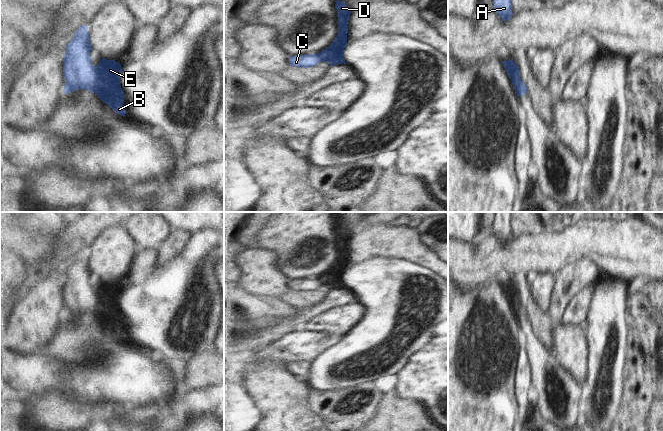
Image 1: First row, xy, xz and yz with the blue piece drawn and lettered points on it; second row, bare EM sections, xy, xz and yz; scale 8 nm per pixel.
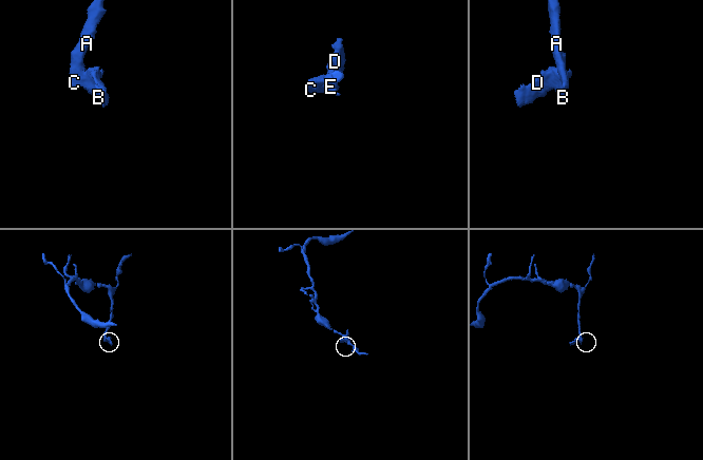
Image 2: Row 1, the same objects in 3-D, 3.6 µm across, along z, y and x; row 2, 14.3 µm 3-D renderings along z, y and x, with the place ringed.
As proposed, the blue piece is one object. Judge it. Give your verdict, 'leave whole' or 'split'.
split

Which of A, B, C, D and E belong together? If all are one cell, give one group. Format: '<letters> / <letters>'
A C / B D E

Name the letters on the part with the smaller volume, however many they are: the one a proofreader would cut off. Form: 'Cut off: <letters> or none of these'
Cut off: B, D, E

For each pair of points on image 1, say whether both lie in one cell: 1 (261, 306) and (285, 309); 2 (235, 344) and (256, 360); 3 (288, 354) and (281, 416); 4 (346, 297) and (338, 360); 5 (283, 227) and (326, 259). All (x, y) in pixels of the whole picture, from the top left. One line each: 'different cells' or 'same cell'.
1: same cell
2: different cells
3: different cells
4: different cells
5: same cell

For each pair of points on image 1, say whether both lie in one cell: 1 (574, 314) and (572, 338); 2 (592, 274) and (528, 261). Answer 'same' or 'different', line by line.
1: different
2: different

